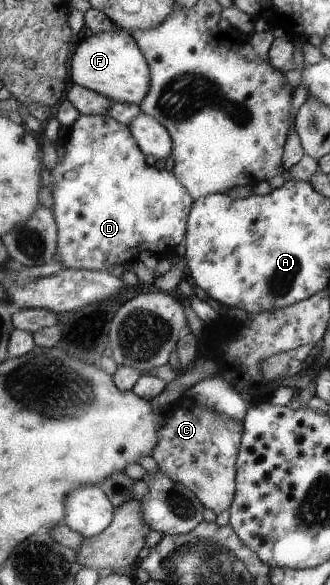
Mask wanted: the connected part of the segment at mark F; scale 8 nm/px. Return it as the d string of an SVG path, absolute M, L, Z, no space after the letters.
M116 27L113 32L93 34L79 44L71 58L71 80L111 101L139 105L150 91L151 70L131 31Z

